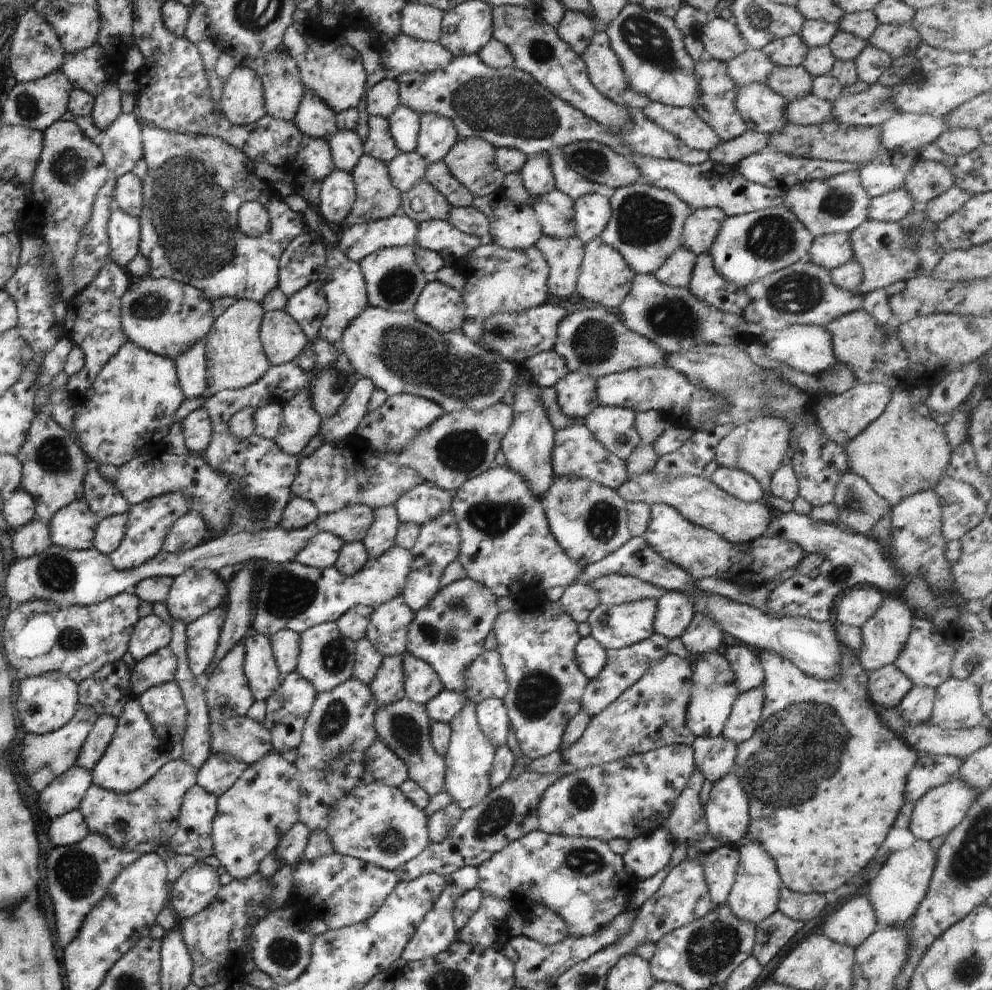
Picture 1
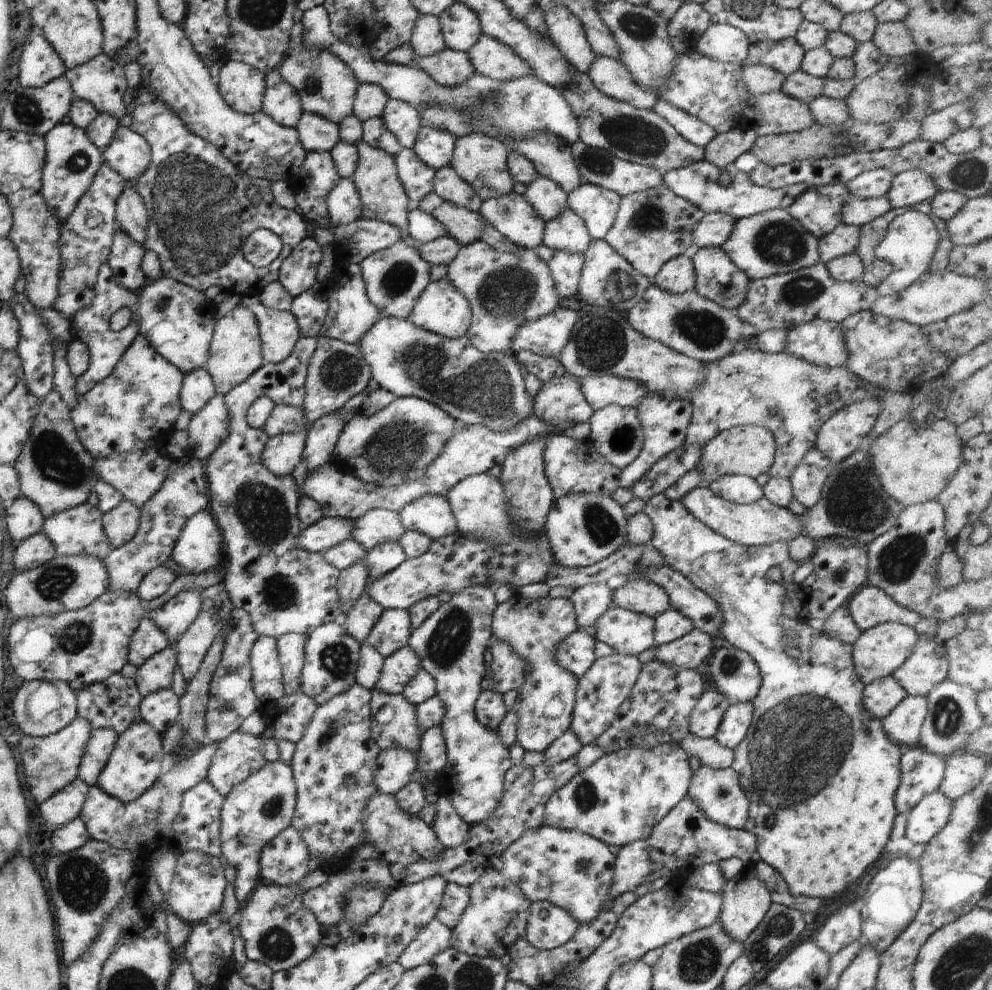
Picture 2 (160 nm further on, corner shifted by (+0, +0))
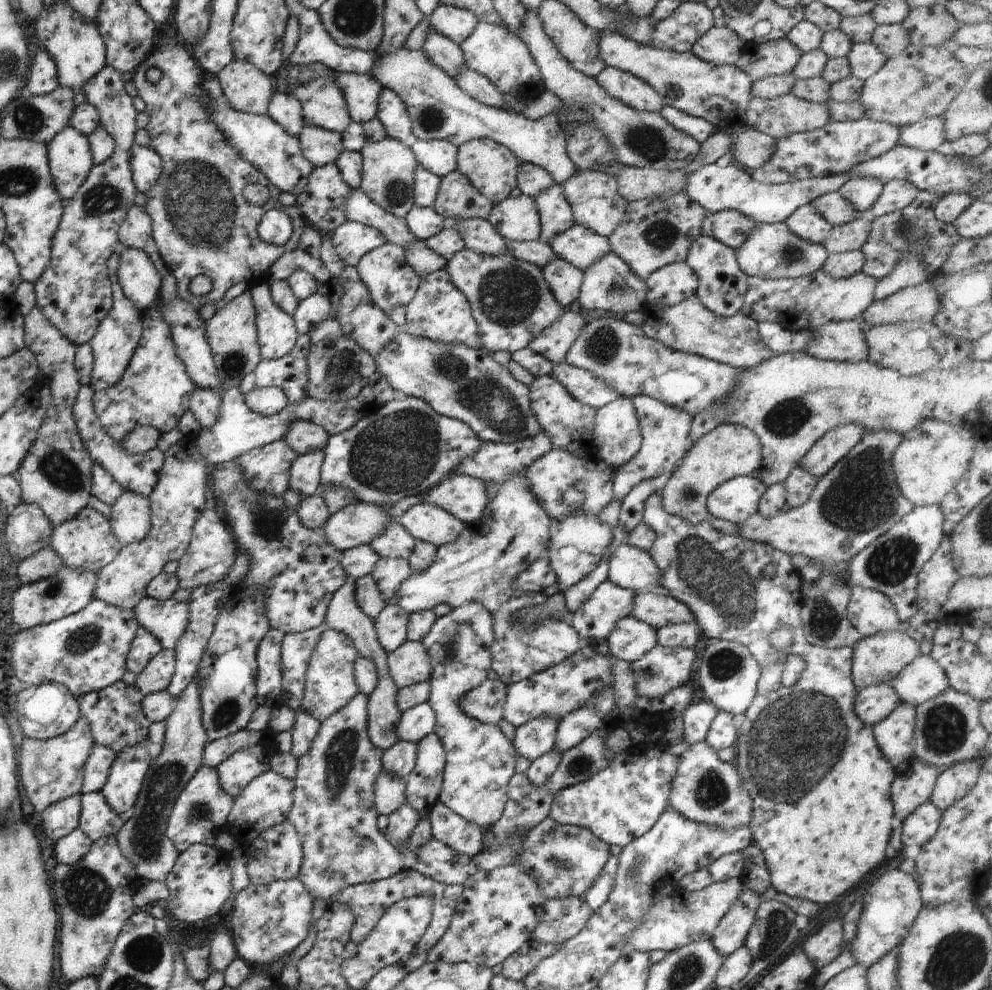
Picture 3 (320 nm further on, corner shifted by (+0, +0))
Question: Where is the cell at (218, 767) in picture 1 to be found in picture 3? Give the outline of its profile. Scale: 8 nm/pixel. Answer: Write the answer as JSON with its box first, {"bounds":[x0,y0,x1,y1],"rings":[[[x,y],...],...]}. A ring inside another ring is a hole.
{"bounds":[214,744,271,796],"rings":[[[258,744],[236,750],[221,764],[214,768],[218,774],[218,782],[226,794],[241,796],[244,786],[248,786],[254,778],[271,770],[270,758]]]}

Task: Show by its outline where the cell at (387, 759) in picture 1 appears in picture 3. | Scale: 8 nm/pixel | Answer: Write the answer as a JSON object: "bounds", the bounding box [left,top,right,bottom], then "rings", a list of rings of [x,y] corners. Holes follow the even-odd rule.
{"bounds":[382,741,417,781],"rings":[[[398,741],[382,754],[382,772],[398,774],[406,781],[416,766],[417,744]]]}

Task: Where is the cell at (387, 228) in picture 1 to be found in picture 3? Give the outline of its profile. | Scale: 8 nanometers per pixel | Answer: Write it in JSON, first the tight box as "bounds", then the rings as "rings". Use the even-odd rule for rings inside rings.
{"bounds":[329,221,388,267],"rings":[[[355,221],[344,222],[329,236],[338,257],[350,267],[356,267],[368,252],[388,243],[376,228]]]}

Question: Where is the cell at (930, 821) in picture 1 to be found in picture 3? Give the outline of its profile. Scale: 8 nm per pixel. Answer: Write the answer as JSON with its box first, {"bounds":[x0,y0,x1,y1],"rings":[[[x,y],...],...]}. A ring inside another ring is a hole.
{"bounds":[901,801,942,847],"rings":[[[929,801],[918,806],[904,821],[901,840],[904,846],[922,847],[928,843],[938,831],[942,810],[938,810]]]}

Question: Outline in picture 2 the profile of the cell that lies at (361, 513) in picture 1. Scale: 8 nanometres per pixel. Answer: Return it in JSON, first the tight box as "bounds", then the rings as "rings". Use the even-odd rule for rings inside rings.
{"bounds":[352,509,406,551],"rings":[[[372,509],[355,520],[352,539],[367,551],[376,545],[396,541],[406,532],[398,513],[386,509]]]}

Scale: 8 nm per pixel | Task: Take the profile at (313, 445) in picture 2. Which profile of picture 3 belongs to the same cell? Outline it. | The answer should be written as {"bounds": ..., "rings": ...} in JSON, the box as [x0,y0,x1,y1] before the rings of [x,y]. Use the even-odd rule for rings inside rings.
{"bounds":[288,450,324,499],"rings":[[[312,450],[308,454],[298,455],[290,470],[288,489],[298,492],[301,499],[316,495],[324,456],[324,450]]]}

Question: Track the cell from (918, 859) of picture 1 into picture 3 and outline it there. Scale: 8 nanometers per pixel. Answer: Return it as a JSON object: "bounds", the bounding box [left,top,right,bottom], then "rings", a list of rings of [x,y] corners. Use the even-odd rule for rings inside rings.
{"bounds":[852,869,923,970],"rings":[[[899,869],[888,870],[882,874],[870,888],[862,900],[861,916],[857,925],[857,936],[852,940],[852,958],[866,970],[874,966],[880,958],[884,958],[904,941],[910,934],[910,928],[918,914],[923,910],[919,882],[914,876]]]}

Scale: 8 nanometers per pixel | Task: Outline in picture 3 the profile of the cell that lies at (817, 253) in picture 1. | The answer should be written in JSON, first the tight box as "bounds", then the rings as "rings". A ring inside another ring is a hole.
{"bounds":[824,216,871,254],"rings":[[[866,216],[852,220],[844,225],[834,226],[828,238],[824,240],[824,248],[828,254],[840,254],[861,250],[869,240],[871,219]]]}

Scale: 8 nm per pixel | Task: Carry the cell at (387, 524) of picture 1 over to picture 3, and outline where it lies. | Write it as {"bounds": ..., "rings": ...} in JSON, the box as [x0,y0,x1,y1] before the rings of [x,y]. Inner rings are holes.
{"bounds":[370,557,412,604],"rings":[[[380,557],[370,576],[376,582],[382,598],[386,600],[386,604],[392,604],[392,598],[396,598],[400,584],[410,574],[412,574],[412,568],[407,560]]]}

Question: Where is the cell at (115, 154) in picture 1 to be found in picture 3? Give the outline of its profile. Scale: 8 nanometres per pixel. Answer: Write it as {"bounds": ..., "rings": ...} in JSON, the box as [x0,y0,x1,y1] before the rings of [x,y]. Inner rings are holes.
{"bounds":[130,142,162,192],"rings":[[[134,142],[130,150],[132,150],[130,152],[130,170],[134,186],[140,192],[148,192],[156,184],[156,178],[162,172],[162,160],[148,146],[140,146]]]}

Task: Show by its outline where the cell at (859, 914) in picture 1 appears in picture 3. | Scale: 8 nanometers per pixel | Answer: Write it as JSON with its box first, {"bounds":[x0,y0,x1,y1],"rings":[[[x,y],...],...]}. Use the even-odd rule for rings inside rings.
{"bounds":[802,919,844,973],"rings":[[[836,919],[808,936],[802,944],[804,954],[810,958],[817,973],[840,955],[844,941],[843,930],[842,919]]]}

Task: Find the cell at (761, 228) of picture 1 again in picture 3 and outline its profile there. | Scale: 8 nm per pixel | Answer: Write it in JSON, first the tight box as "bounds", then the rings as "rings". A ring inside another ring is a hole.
{"bounds":[734,222,829,279],"rings":[[[784,222],[758,223],[757,228],[734,252],[740,270],[748,277],[794,279],[808,276],[823,268],[829,256],[823,245],[807,242],[796,236]]]}

